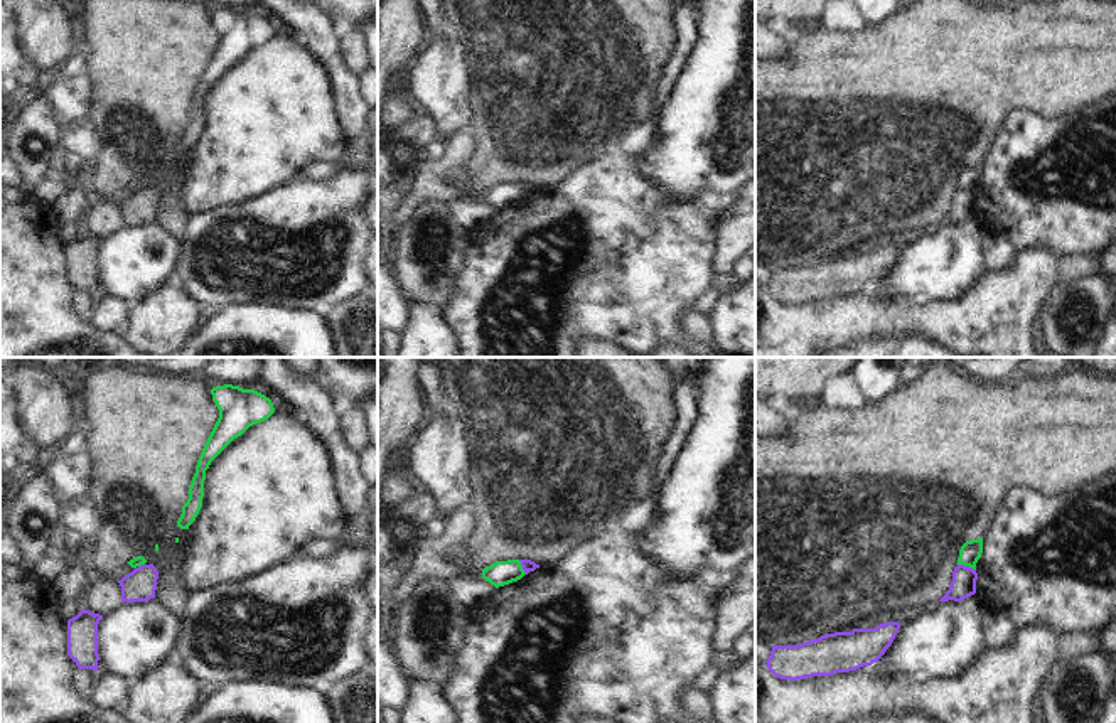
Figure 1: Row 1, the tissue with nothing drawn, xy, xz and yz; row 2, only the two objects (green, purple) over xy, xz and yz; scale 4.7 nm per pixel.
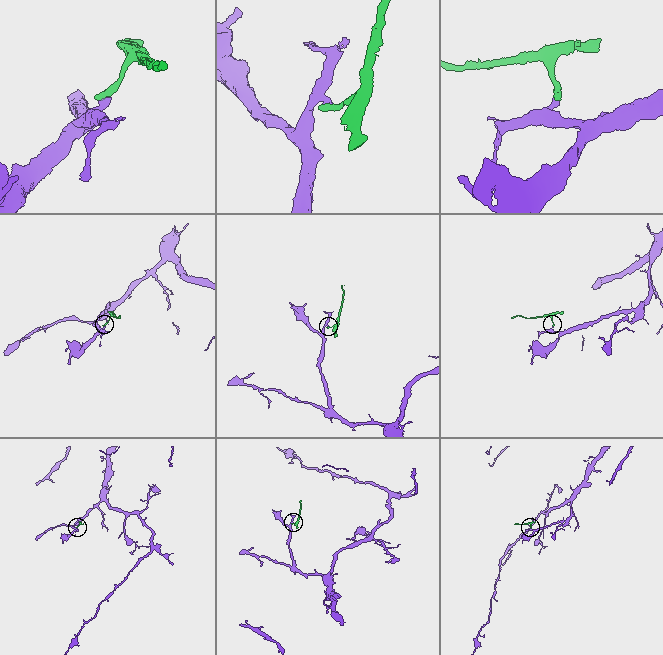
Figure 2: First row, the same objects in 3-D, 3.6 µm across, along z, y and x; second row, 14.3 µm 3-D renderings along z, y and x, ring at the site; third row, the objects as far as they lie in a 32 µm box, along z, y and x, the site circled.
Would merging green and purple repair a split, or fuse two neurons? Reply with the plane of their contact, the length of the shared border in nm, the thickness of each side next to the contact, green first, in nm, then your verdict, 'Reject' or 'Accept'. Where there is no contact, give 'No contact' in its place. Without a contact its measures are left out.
Touches green in yz. Shared border 90 nm. Thickness 100 nm (green) against 120 nm. Reject

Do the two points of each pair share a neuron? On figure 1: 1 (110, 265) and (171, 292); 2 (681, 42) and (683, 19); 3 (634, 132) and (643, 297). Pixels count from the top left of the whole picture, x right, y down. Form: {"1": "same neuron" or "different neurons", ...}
{"1": "different neurons", "2": "same neuron", "3": "different neurons"}

